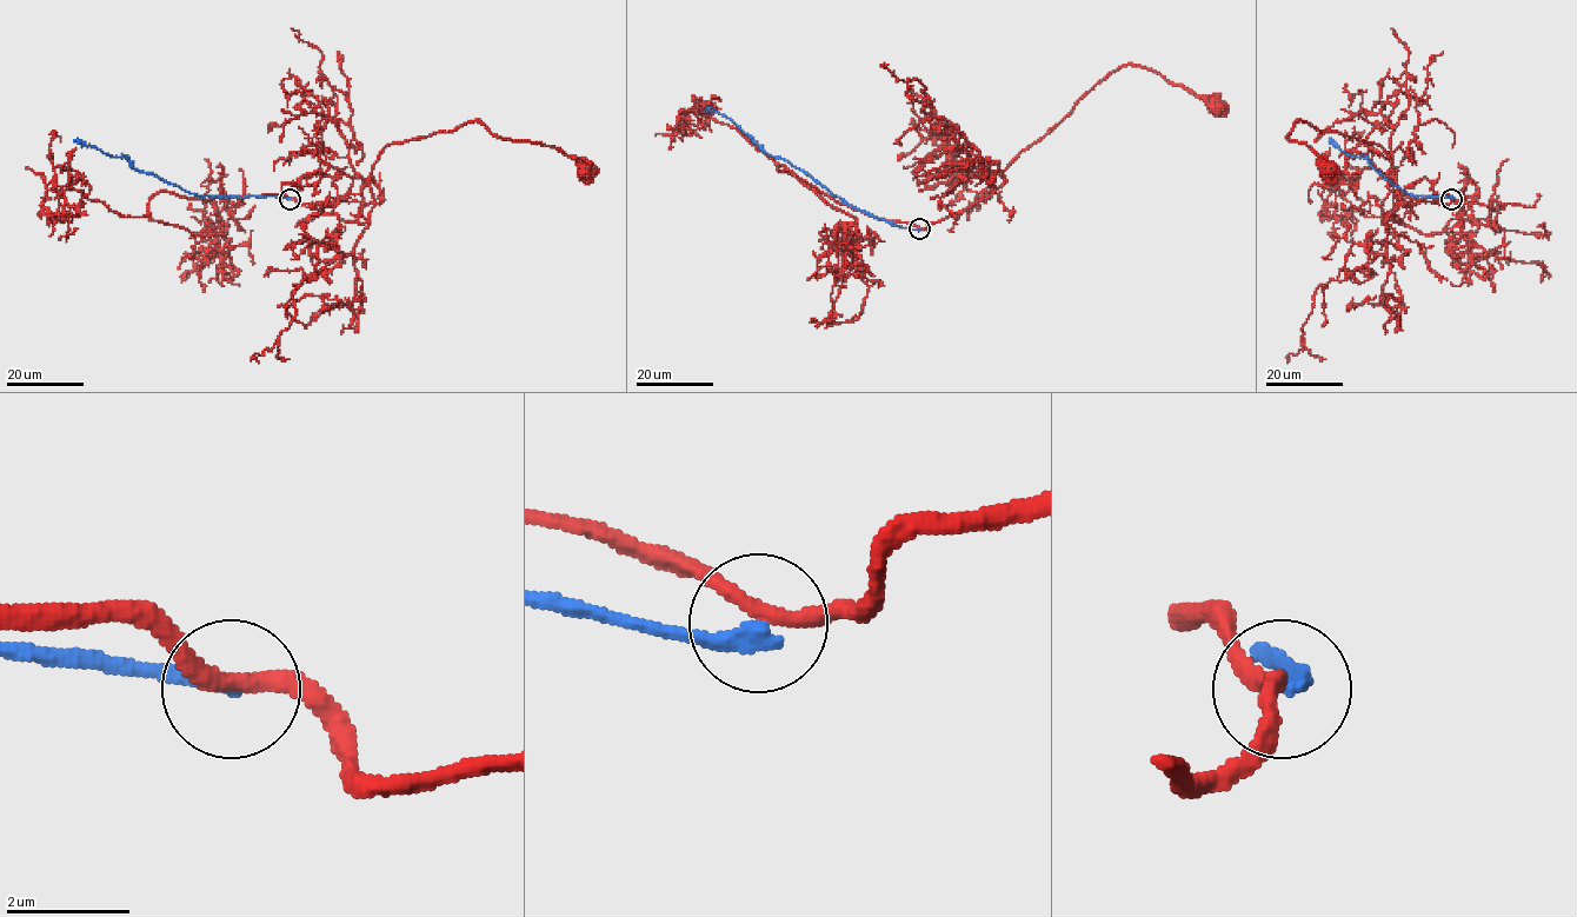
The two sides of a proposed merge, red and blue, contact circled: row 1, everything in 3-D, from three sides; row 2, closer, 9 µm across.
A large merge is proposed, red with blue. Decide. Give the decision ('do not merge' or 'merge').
do not merge

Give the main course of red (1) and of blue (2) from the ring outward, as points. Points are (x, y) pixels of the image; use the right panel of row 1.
1: (1451, 199), (1404, 203), (1393, 164), (1378, 145), (1298, 121), (1286, 137), (1309, 146), (1326, 164), (1326, 172)
2: (1451, 199), (1412, 195), (1388, 179), (1366, 158), (1344, 153), (1333, 139)

